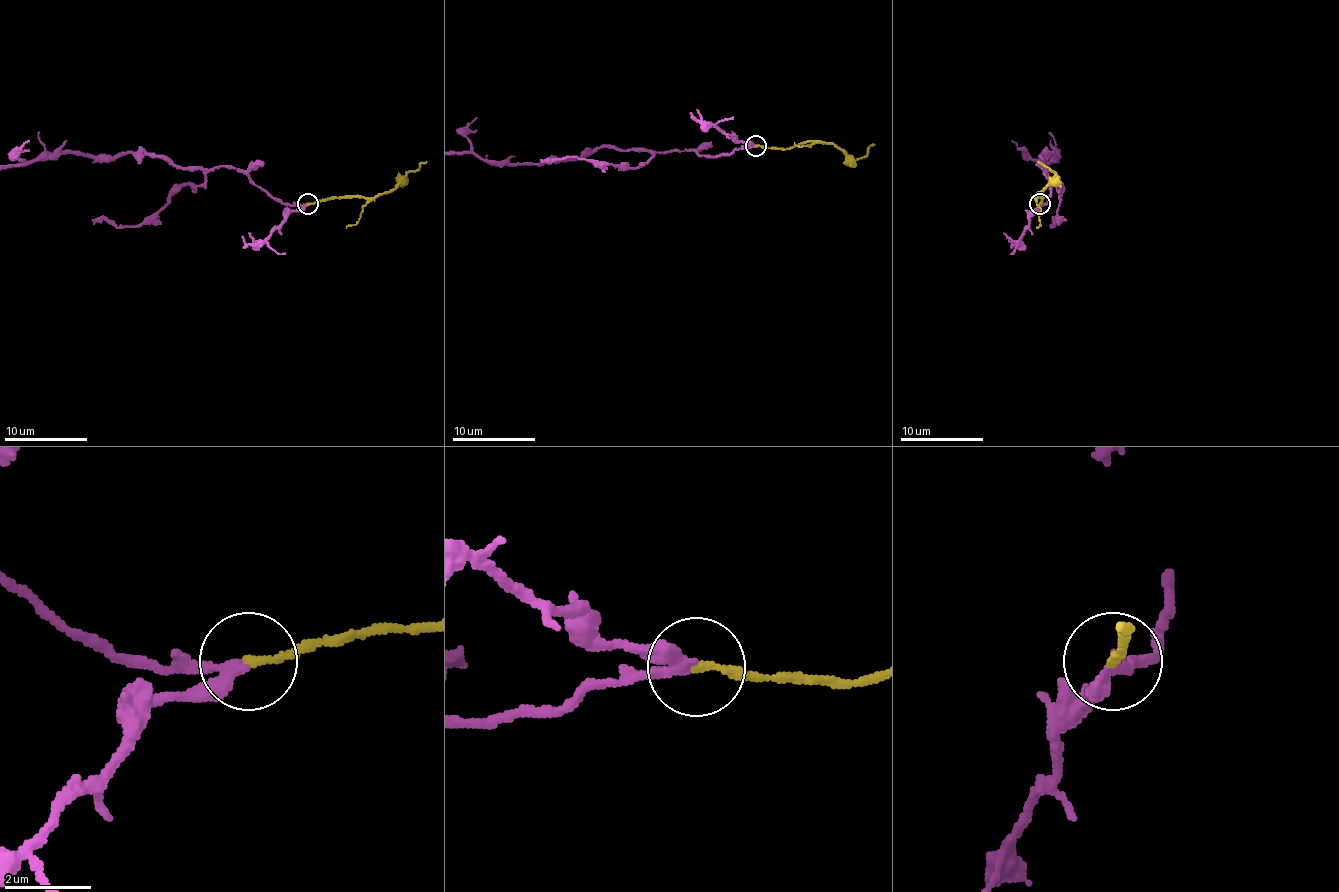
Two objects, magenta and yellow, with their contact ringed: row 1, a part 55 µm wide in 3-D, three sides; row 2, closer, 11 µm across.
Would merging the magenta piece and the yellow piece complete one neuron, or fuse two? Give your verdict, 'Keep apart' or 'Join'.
Join

